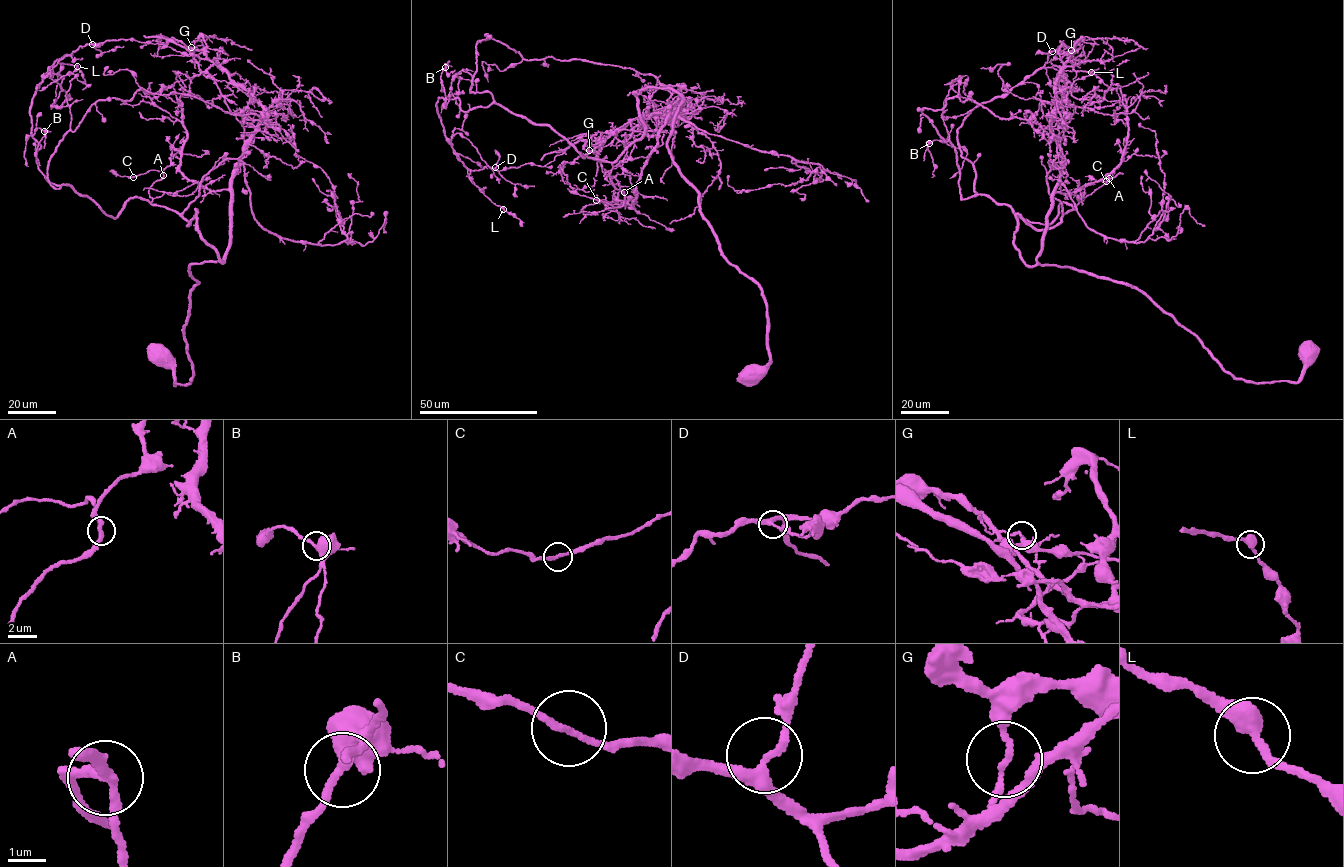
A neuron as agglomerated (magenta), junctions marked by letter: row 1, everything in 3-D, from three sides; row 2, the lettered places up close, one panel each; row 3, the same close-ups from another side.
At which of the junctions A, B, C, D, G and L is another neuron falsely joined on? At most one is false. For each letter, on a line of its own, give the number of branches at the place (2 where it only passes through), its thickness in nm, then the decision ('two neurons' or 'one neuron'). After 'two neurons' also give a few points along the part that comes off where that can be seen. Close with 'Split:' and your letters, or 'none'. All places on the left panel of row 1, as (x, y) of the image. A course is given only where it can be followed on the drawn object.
A: 3 branches meet; 240 nm thick; one neuron
B: 2 branches meet; 400 nm thick; one neuron
C: 2 branches meet; 180 nm thick; one neuron
D: 3 branches meet; 260 nm thick; one neuron
G: 2 branches meet; 130 nm thick; two neurons; foreign part runs (191, 47), (188, 50), (198, 69), (214, 79), (225, 103), (243, 127), (247, 155), (238, 168), (235, 164)
L: 2 branches meet; 440 nm thick; one neuron
Split: G

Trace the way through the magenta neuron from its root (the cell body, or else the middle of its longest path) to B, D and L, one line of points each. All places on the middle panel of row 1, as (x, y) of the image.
B: (753, 374), (767, 303), (674, 163), (679, 94), (633, 93), (643, 135), (608, 161), (462, 111), (445, 67)
D: (753, 374), (770, 360), (767, 303), (674, 163), (682, 100), (653, 131), (495, 167)
L: (753, 374), (767, 303), (674, 163), (682, 100), (542, 166), (468, 169), (503, 209)

